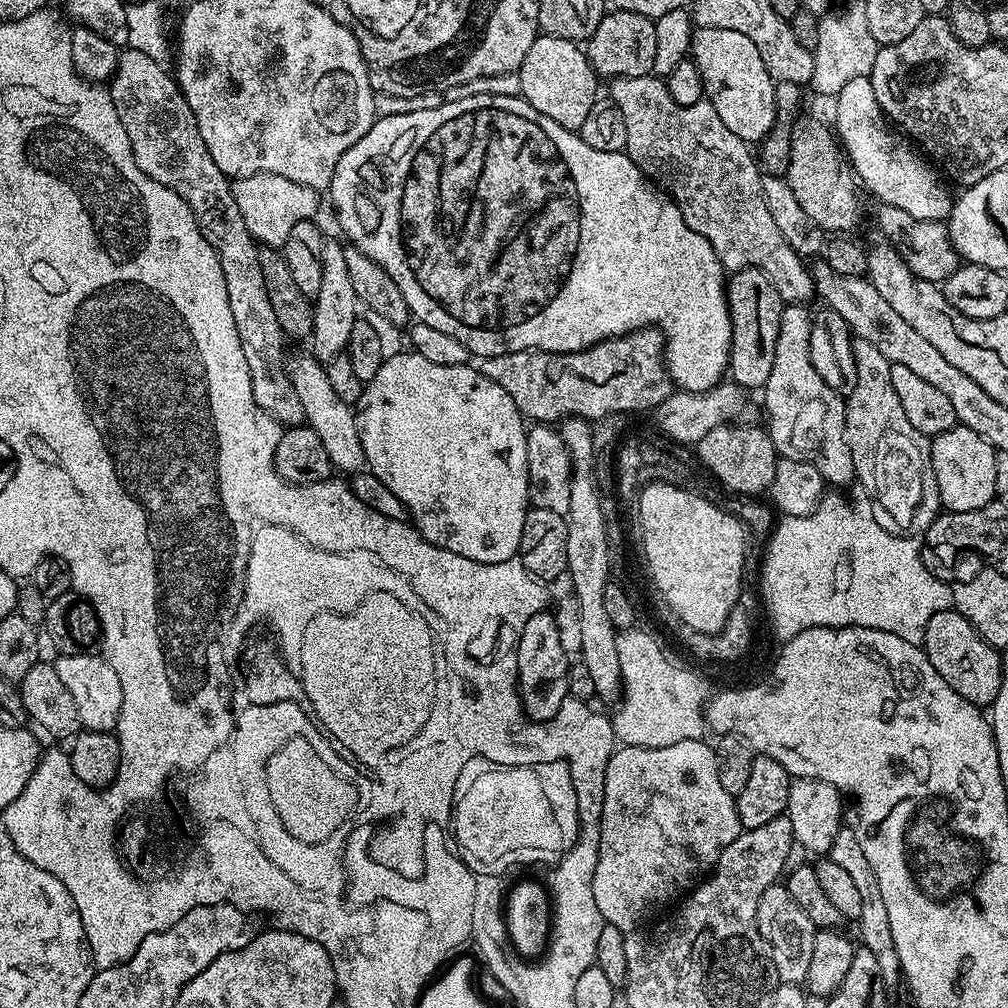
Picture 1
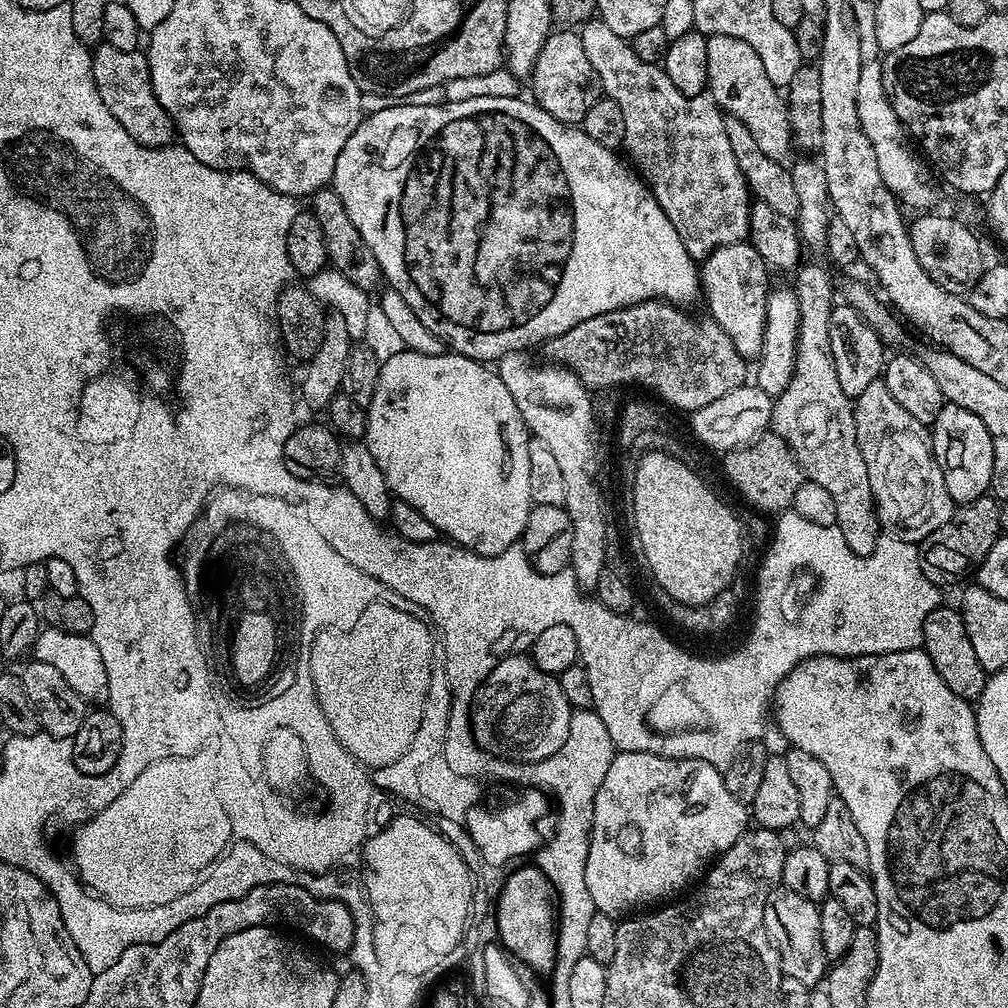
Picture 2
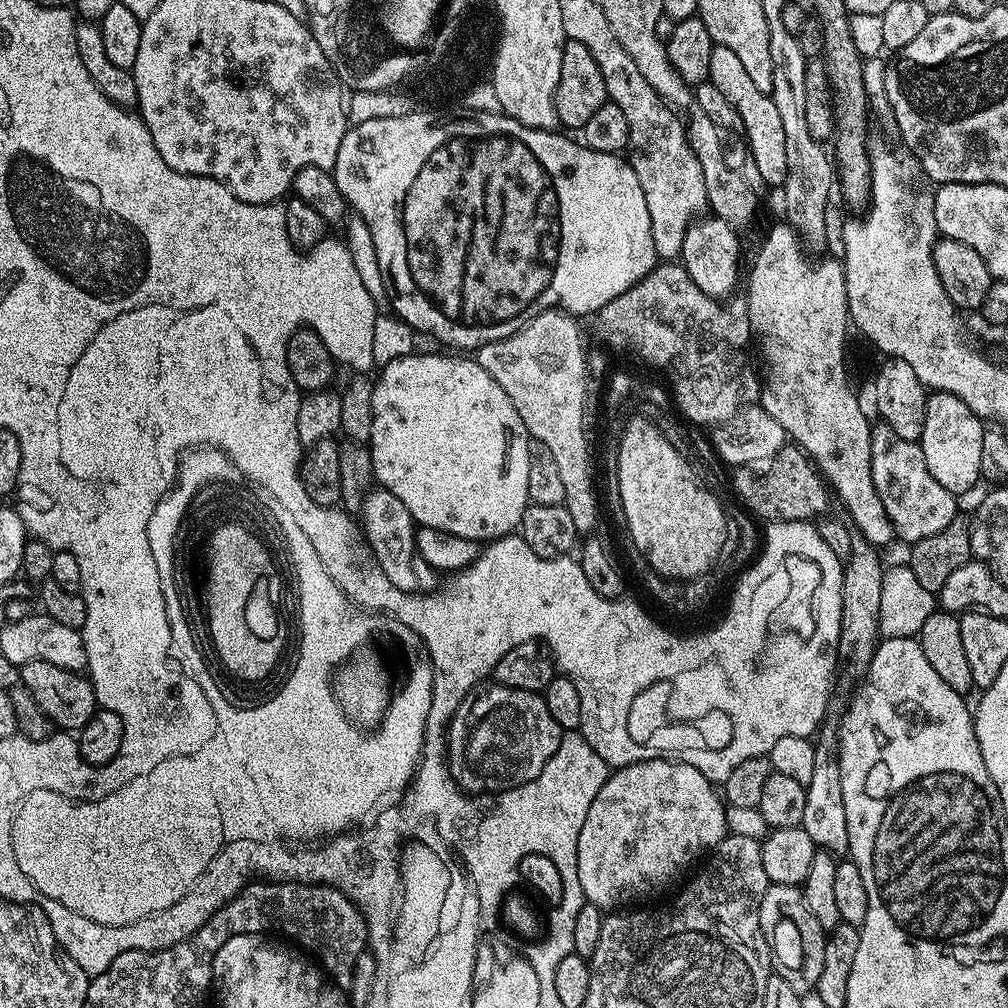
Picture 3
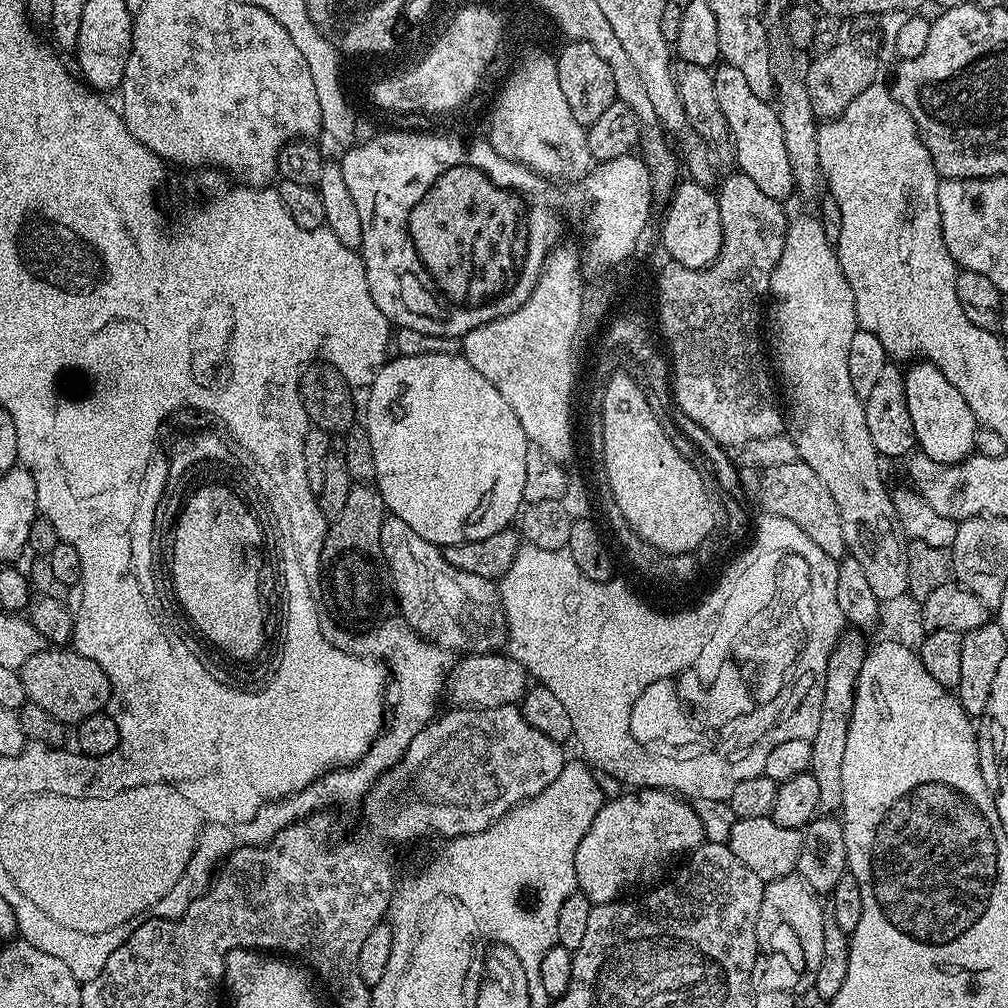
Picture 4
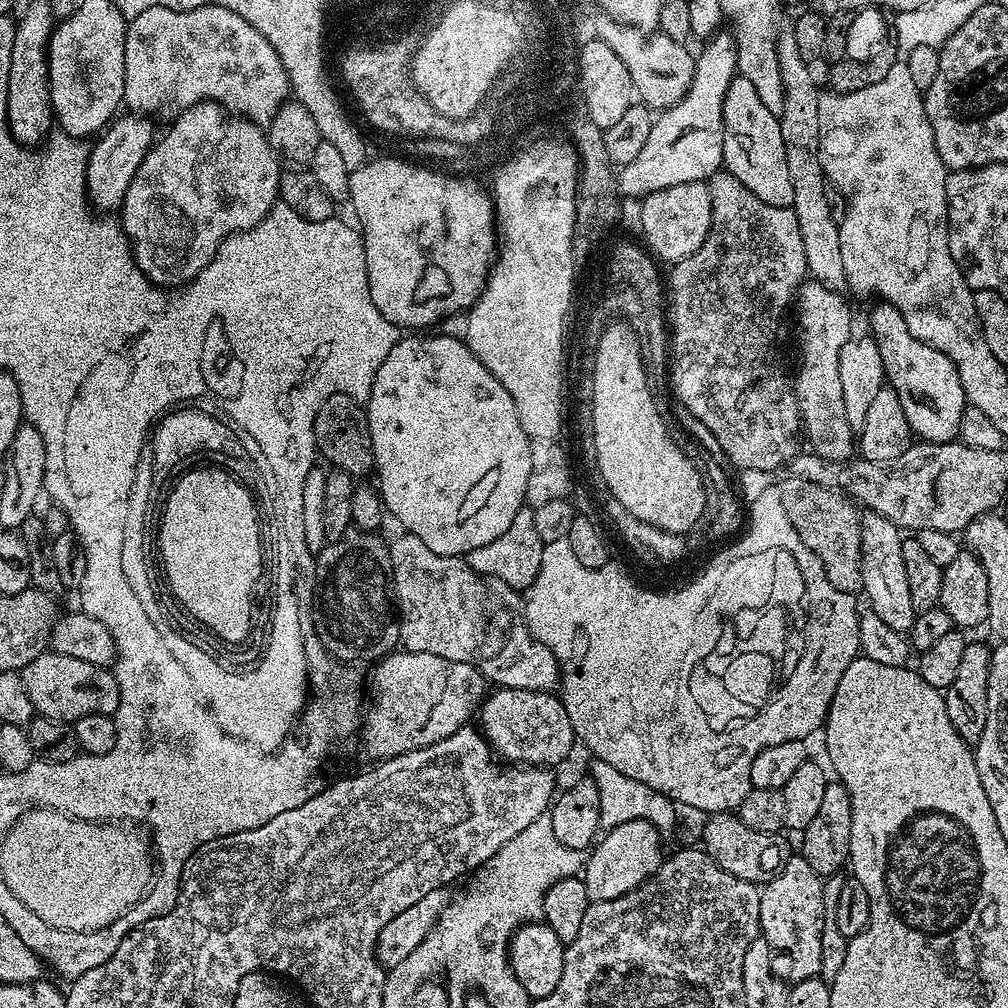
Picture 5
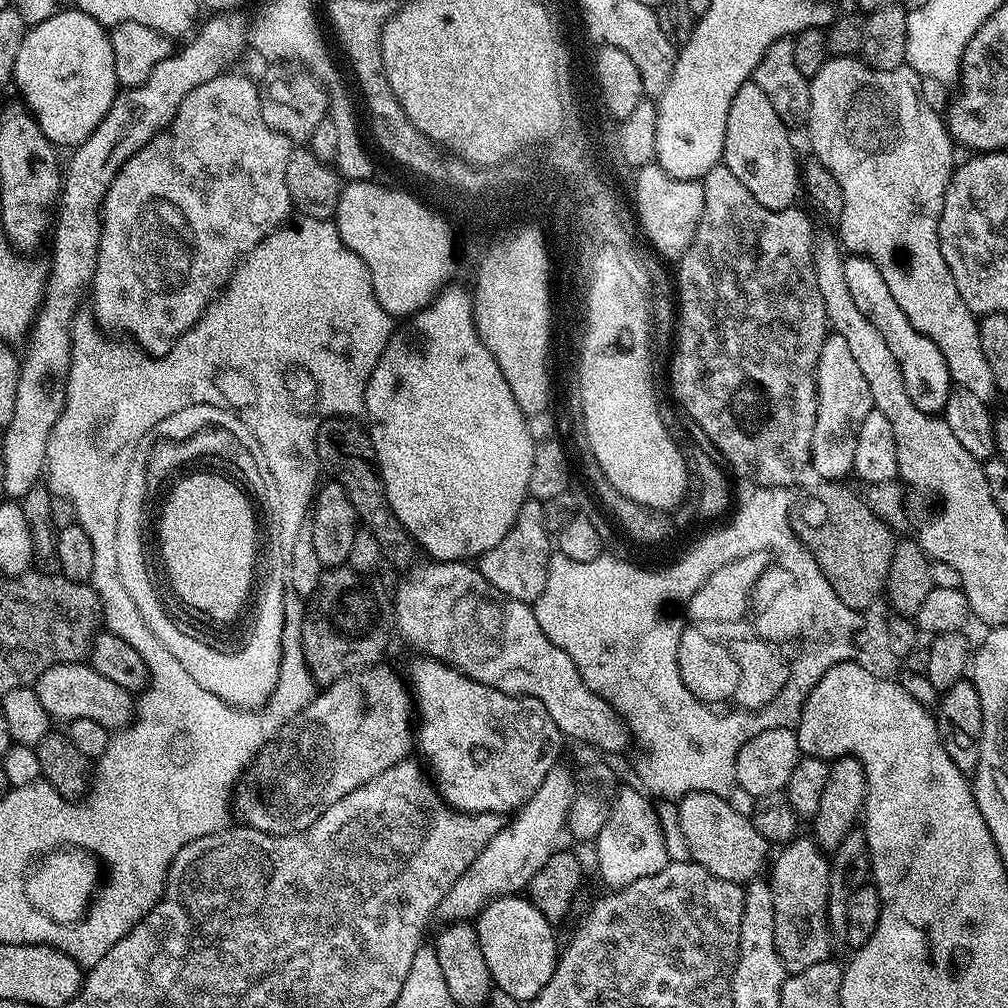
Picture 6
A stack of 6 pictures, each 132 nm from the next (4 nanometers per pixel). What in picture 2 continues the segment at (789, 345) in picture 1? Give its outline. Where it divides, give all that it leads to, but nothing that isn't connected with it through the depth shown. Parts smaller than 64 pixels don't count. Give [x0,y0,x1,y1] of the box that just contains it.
[771,263,882,556]

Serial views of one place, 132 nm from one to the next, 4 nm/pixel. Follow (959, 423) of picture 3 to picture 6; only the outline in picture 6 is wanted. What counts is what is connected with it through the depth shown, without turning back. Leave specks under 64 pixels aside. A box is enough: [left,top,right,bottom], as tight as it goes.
[845,255,953,414]

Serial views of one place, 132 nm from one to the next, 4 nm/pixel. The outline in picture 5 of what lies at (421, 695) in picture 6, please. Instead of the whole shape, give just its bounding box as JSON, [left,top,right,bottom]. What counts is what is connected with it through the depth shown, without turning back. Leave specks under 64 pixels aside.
[478,687,577,766]

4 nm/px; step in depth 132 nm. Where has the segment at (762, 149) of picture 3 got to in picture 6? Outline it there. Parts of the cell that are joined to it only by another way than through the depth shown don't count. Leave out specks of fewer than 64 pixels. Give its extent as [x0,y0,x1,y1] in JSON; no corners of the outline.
[723,82,802,210]

